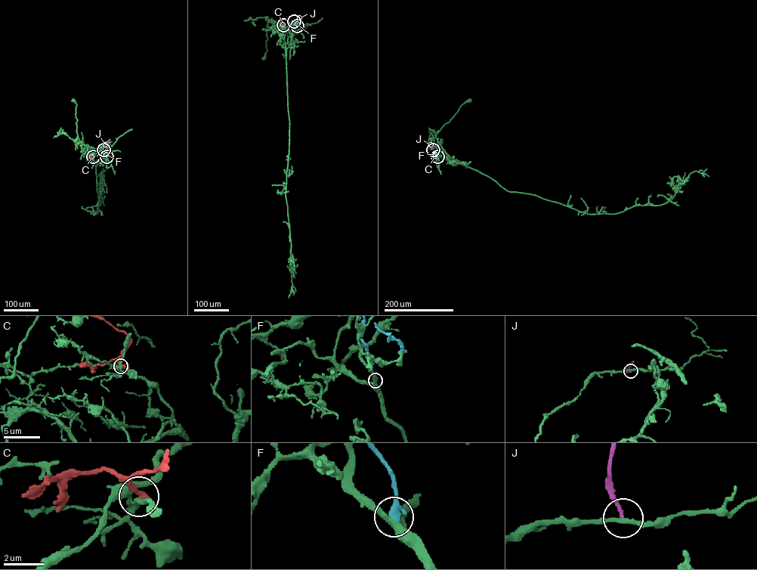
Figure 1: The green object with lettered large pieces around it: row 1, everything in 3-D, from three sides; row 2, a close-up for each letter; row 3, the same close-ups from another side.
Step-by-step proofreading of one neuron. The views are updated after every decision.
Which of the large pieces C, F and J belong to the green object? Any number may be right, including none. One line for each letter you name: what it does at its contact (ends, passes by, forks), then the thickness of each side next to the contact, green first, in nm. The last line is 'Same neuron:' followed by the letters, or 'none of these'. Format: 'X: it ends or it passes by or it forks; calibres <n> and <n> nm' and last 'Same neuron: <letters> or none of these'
Same neuron: none of these

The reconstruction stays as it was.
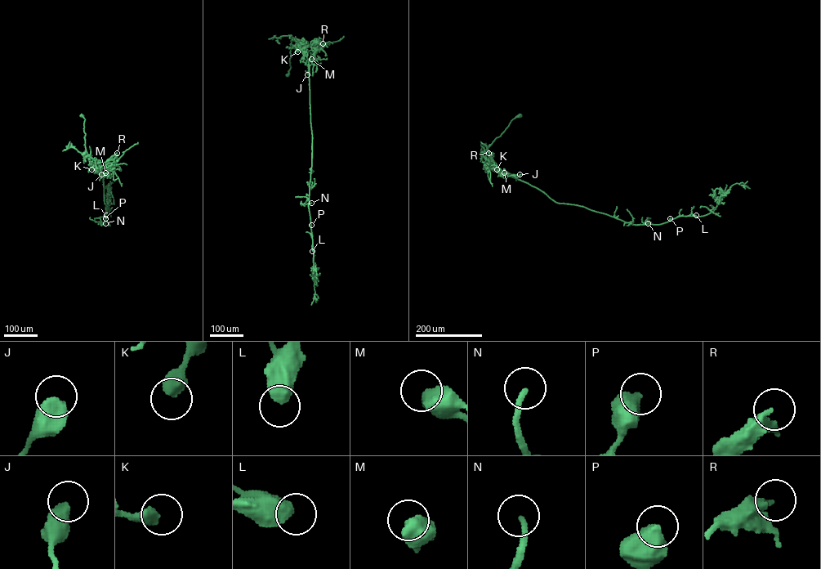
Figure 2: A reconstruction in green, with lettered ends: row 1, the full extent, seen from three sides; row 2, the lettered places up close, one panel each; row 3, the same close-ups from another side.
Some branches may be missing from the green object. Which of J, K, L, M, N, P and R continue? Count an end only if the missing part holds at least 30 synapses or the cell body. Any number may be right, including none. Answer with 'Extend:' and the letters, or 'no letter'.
Extend: N, P

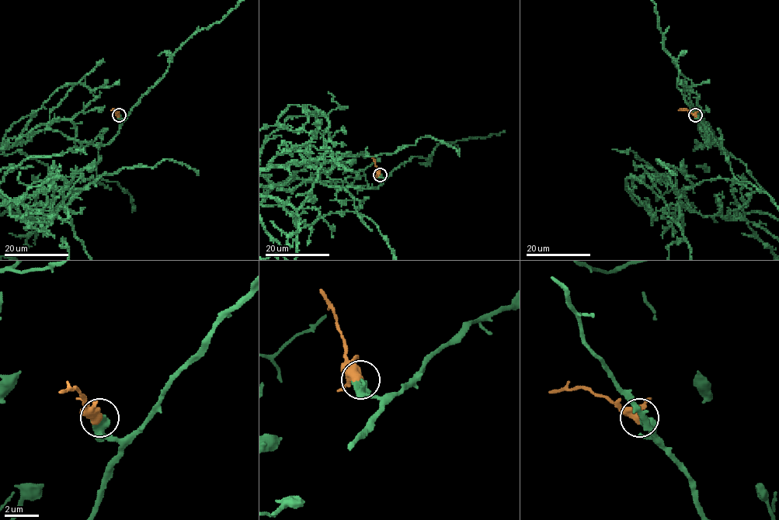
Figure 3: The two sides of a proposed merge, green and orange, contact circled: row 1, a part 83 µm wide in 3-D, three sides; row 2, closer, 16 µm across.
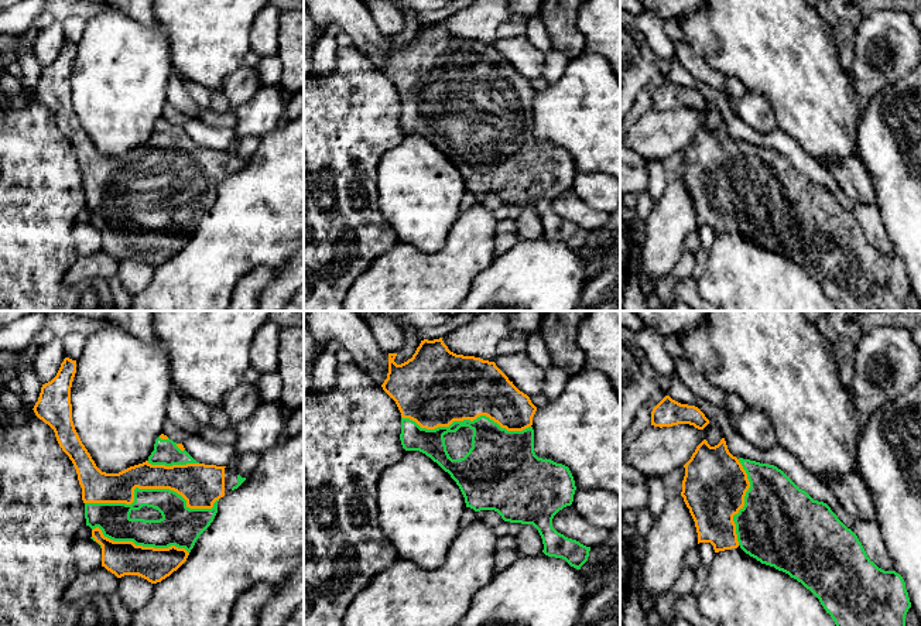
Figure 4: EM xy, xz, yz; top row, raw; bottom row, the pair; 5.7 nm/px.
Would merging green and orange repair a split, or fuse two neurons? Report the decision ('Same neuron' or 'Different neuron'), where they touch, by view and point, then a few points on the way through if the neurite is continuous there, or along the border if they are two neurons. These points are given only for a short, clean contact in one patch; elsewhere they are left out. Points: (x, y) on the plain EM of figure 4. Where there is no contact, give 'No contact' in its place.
Same neuron. Touches green at xy (149, 173)

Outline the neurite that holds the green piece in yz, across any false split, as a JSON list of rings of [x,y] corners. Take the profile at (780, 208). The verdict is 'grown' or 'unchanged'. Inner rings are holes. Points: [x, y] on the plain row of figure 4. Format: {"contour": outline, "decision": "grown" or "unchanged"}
{"contour": [[[725,122],[715,130],[703,123],[684,151],[681,179],[695,205],[698,228],[711,226],[715,236],[740,230],[761,247],[788,257],[819,283],[836,311],[905,311],[905,298],[911,285],[903,260],[896,254],[879,252],[867,240],[857,219],[831,191],[814,184],[781,153],[750,143],[737,143],[729,136]]], "decision": "grown"}

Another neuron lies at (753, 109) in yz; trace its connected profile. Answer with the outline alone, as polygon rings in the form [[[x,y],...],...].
[[[747,89],[737,100],[737,116],[760,133],[770,133],[778,127],[770,103],[756,90]]]

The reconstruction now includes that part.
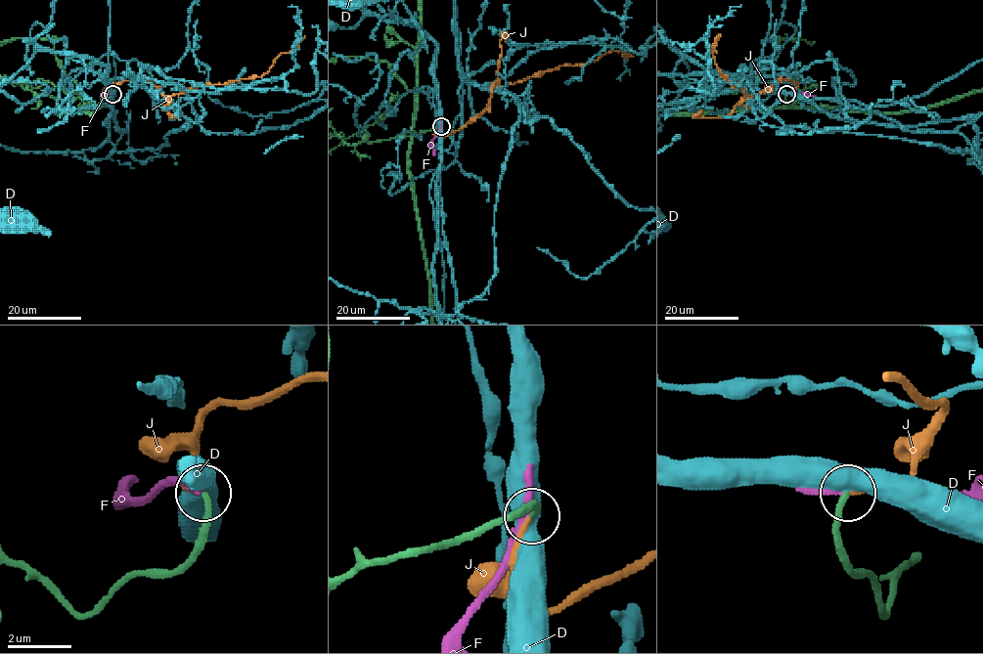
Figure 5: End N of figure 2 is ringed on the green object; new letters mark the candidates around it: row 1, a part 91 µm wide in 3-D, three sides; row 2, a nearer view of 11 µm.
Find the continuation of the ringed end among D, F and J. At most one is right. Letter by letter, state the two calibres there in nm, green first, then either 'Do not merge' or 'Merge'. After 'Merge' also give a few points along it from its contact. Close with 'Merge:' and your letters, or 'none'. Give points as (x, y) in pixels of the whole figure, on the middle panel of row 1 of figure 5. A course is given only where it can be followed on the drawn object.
D: Thickness 200 nm (green) against 600 nm. Do not merge
F: Thickness 220 nm (green) against 190 nm. Do not merge
J: Thickness 190 nm (green) against 130 nm. Merge. Its course: (440, 126), (441, 138), (454, 133), (488, 106), (496, 89), (559, 66), (588, 64), (617, 50), (628, 58)
Merge: J

